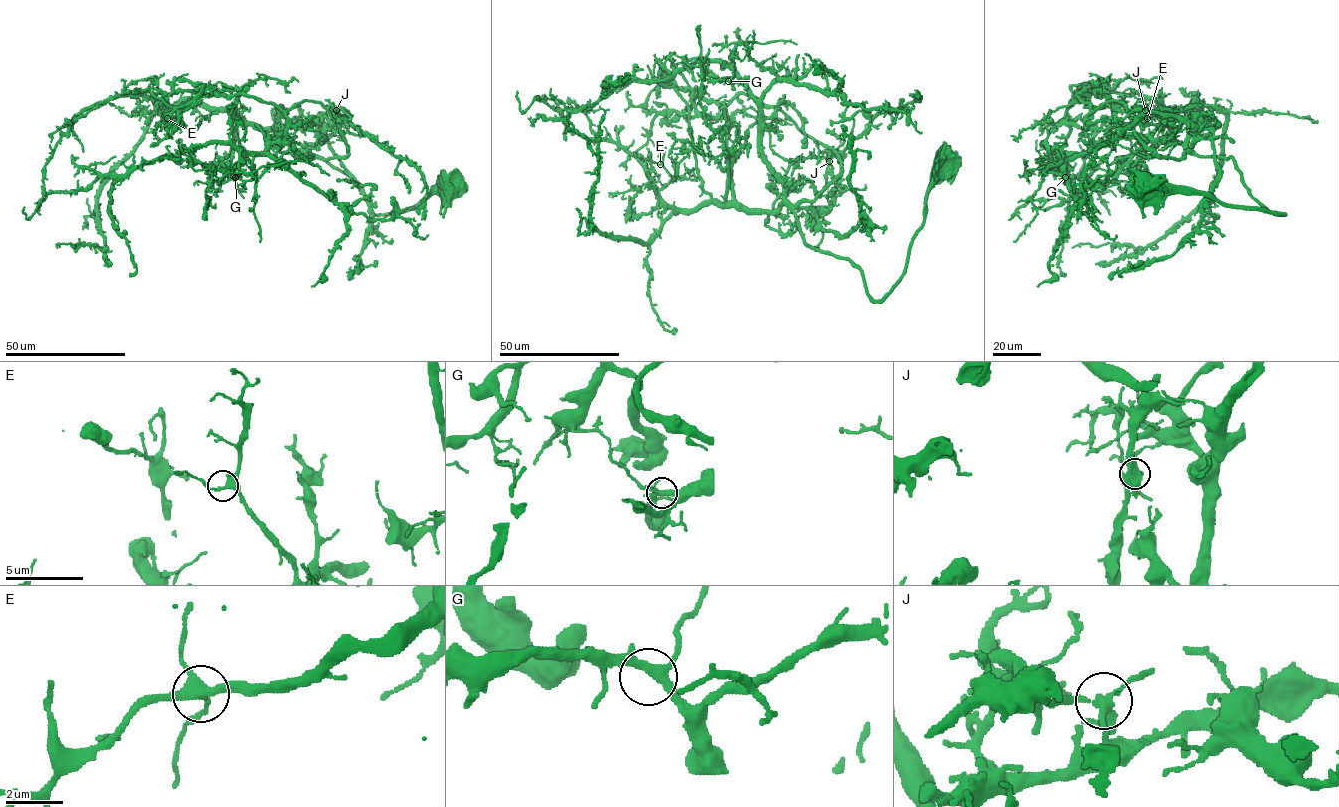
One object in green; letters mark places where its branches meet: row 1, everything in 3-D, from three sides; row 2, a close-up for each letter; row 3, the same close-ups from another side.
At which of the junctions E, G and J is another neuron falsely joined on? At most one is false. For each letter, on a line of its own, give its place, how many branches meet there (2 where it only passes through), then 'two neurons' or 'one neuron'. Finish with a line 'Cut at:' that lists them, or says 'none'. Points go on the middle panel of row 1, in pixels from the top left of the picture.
E: at (660, 164); 4 branches meet; one neuron
G: at (728, 81); 4 branches meet; one neuron
J: at (829, 161); 4 branches meet; two neurons
Cut at: J

